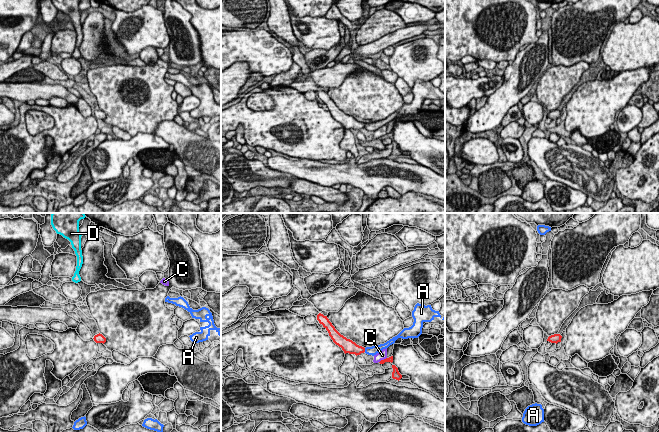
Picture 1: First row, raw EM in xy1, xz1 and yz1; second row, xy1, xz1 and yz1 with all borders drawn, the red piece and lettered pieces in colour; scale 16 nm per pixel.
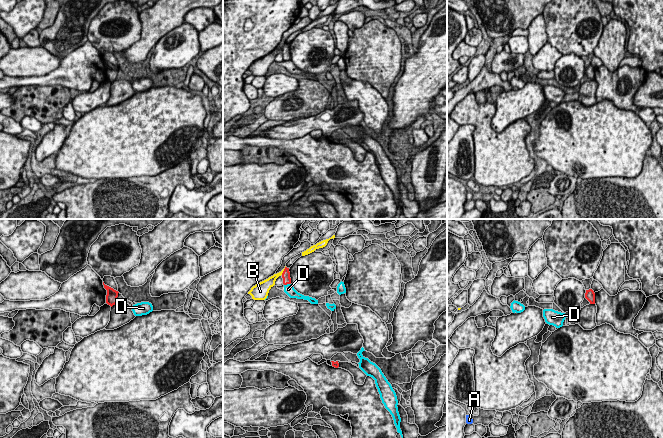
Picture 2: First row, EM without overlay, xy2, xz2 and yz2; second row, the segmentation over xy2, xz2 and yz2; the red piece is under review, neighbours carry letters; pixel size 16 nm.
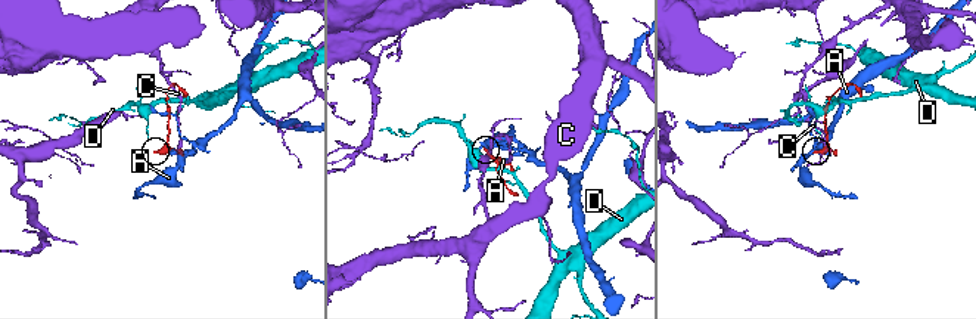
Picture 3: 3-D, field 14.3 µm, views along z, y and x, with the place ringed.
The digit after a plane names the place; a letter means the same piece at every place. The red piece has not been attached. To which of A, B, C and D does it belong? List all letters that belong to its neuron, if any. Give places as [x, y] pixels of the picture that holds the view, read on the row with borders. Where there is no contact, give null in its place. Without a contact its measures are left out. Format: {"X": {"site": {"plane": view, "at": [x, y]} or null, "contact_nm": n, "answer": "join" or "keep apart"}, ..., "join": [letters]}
{"A": {"site": {"plane": "xz1", "at": [364, 350]}, "contact_nm": 70, "answer": "keep apart"}, "B": {"site": {"plane": "xz2", "at": [284, 270]}, "contact_nm": 160, "answer": "keep apart"}, "C": {"site": {"plane": "xz1", "at": [382, 360]}, "contact_nm": 150, "answer": "keep apart"}, "D": {"site": {"plane": "xz2", "at": [287, 283]}, "contact_nm": 120, "answer": "keep apart"}, "join": []}

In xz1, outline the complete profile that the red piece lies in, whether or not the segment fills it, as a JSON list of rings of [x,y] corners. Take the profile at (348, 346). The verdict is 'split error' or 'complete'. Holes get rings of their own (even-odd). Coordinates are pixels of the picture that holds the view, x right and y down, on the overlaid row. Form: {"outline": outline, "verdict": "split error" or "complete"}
{"outline": [[[307,301],[307,303],[303,306],[292,306],[288,310],[301,317],[305,317],[310,314],[315,315],[319,323],[322,324],[323,327],[328,331],[329,336],[331,337],[333,342],[341,347],[345,354],[349,353],[355,354],[357,356],[365,352],[364,347],[357,345],[352,340],[347,339],[346,337],[341,335],[329,321],[327,316],[321,314],[311,302]]], "verdict": "split error"}

